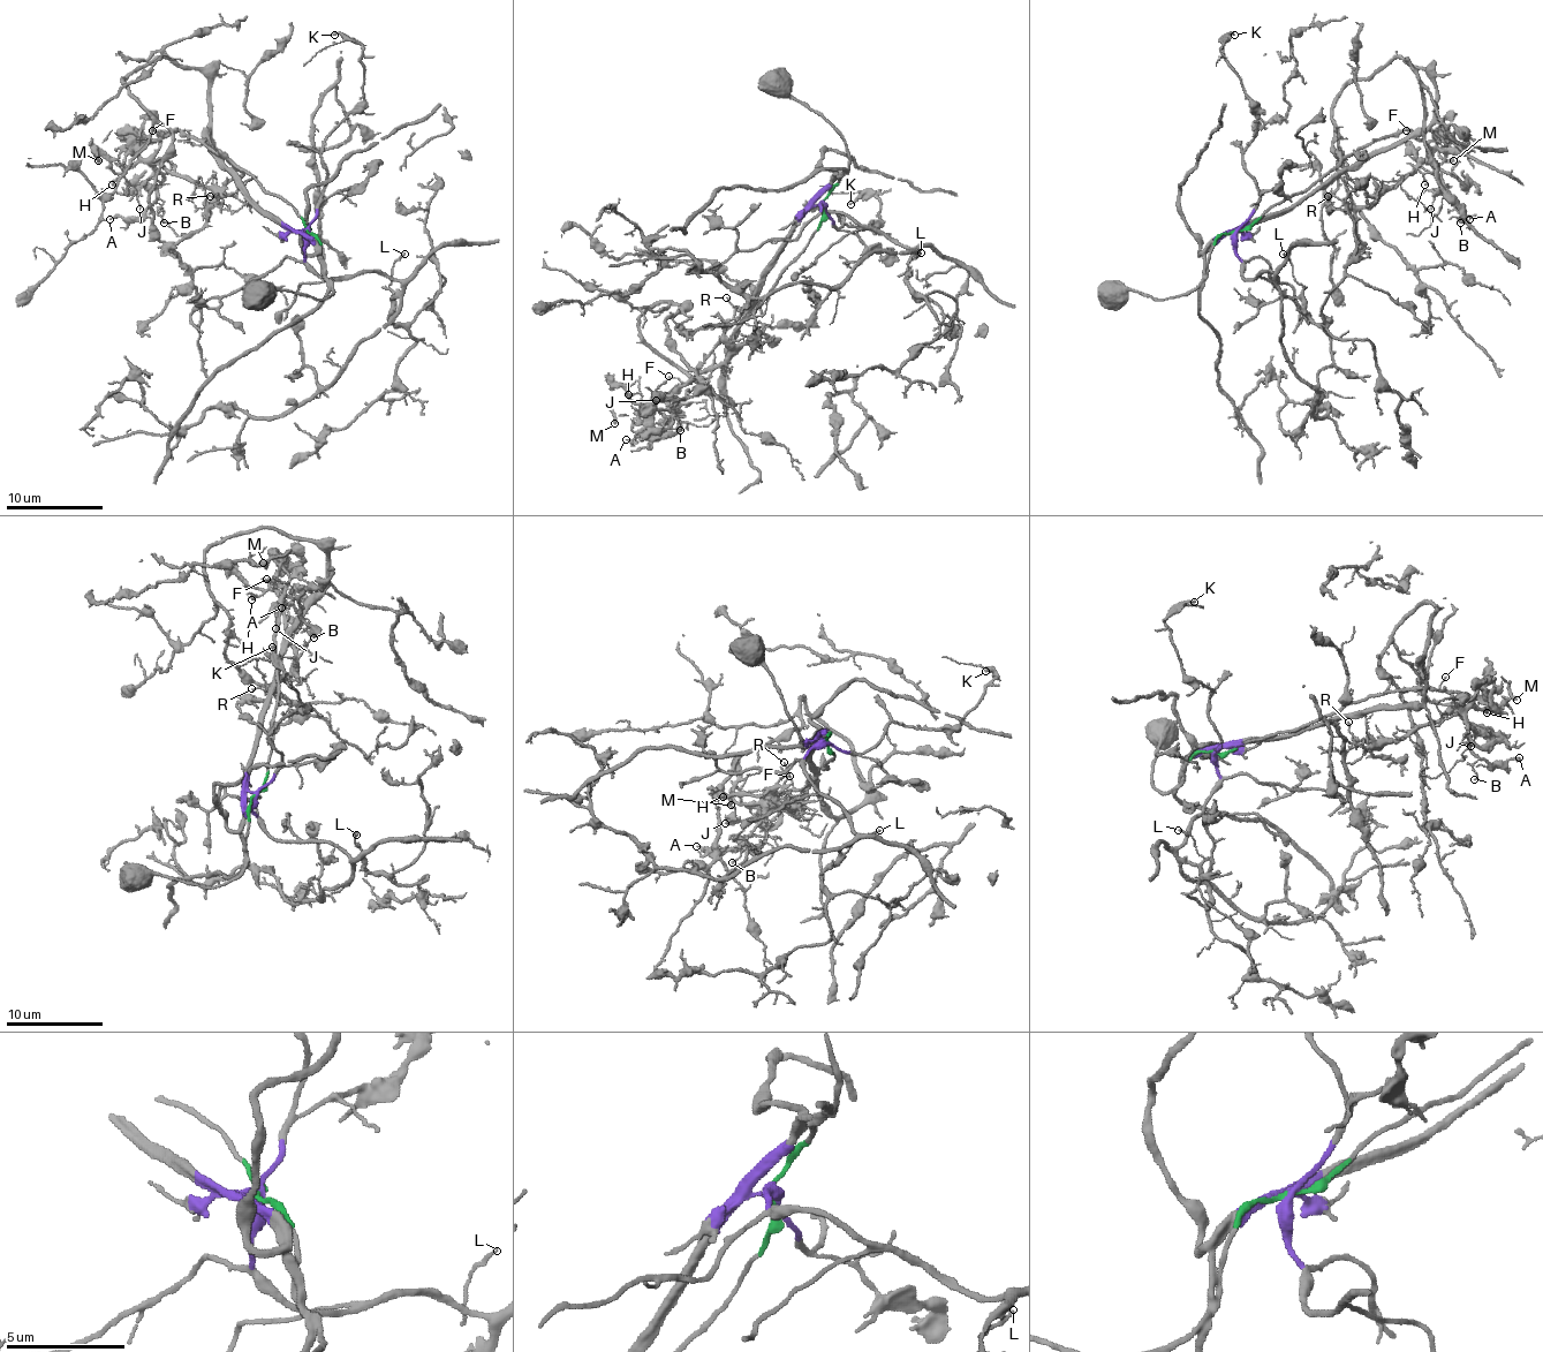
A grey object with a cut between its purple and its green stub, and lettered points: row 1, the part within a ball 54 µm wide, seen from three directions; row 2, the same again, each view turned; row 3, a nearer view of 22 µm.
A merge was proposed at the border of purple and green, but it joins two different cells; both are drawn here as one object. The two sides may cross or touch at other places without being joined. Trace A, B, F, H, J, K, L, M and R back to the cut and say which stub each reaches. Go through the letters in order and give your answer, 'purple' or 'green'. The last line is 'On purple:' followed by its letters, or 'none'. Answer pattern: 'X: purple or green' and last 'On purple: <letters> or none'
A: green
B: green
F: green
H: green
J: green
K: purple
L: purple
M: green
R: green
On purple: K, L

